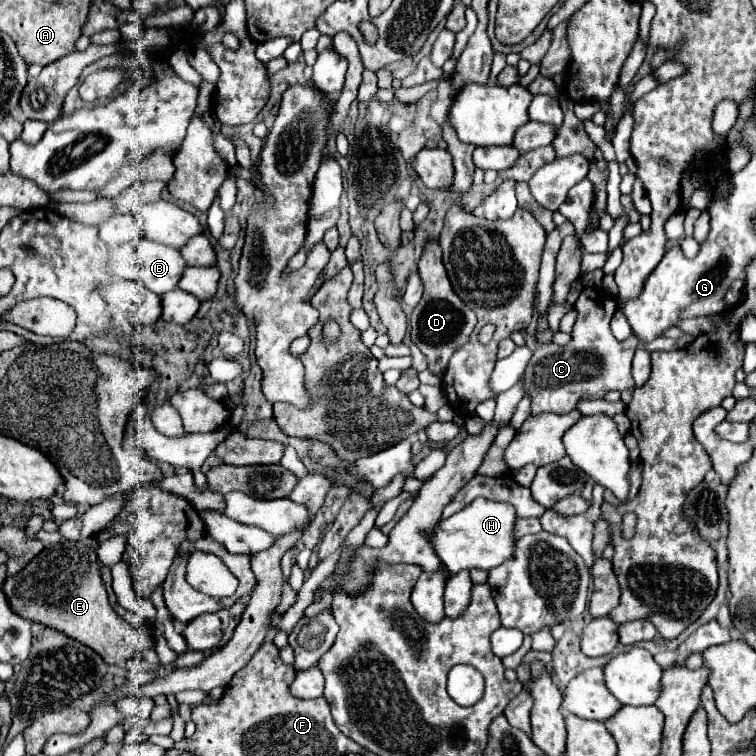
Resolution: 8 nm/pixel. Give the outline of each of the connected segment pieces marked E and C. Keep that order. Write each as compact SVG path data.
M59 541L57 545L45 547L23 571L7 577L1 591L19 617L41 623L87 645L107 665L125 665L129 659L137 657L141 649L155 645L149 623L135 627L111 609L109 595L101 579L101 565L89 541Z
M587 287L581 291L575 309L579 315L571 331L573 339L565 347L541 345L535 335L525 333L525 345L531 349L531 359L525 369L525 387L533 399L533 415L569 413L581 399L603 399L609 391L635 387L631 377L631 361L637 349L637 339L629 337L627 341L617 341L611 335L609 325L601 323L611 321L617 309L615 299L611 299L603 289Z

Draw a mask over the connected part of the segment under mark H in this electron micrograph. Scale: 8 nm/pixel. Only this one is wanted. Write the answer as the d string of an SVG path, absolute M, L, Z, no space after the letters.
M475 499L471 505L457 511L449 519L439 521L431 531L425 533L425 537L433 543L437 557L445 563L451 575L475 567L489 571L501 565L513 553L515 545L513 521L515 521L515 509L511 505L487 499Z

